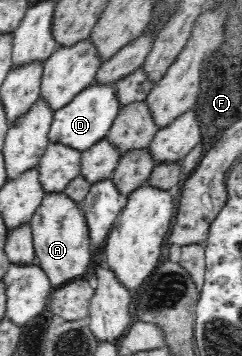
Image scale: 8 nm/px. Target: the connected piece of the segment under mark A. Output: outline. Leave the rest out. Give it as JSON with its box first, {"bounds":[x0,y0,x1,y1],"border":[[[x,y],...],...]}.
{"bounds":[29,191,92,288],"border":[[[62,191],[51,192],[45,195],[42,204],[29,221],[37,257],[36,263],[45,271],[54,288],[84,275],[92,261],[92,240],[82,204],[72,200]]]}

